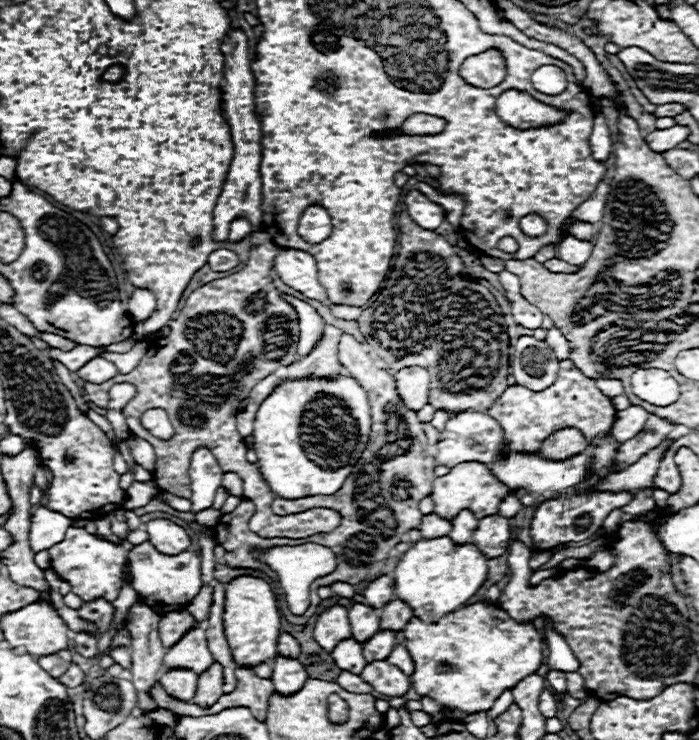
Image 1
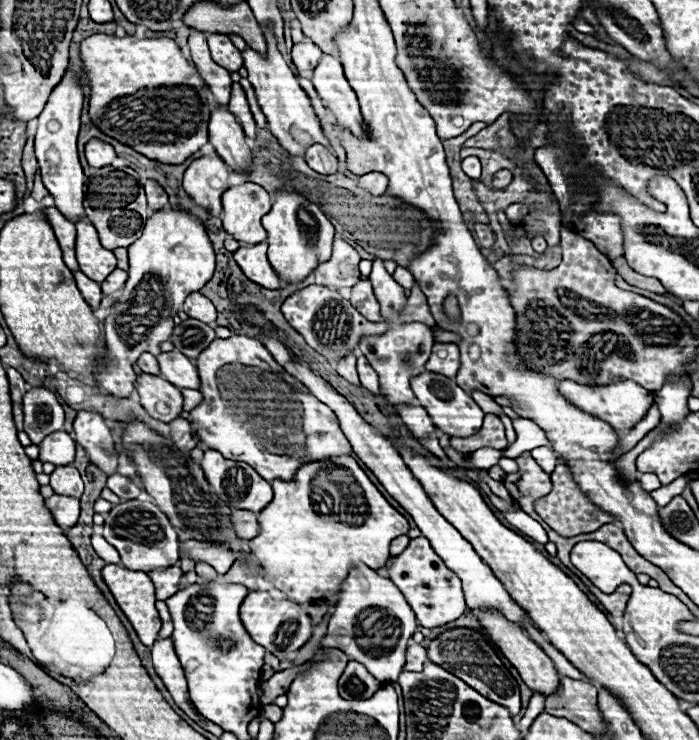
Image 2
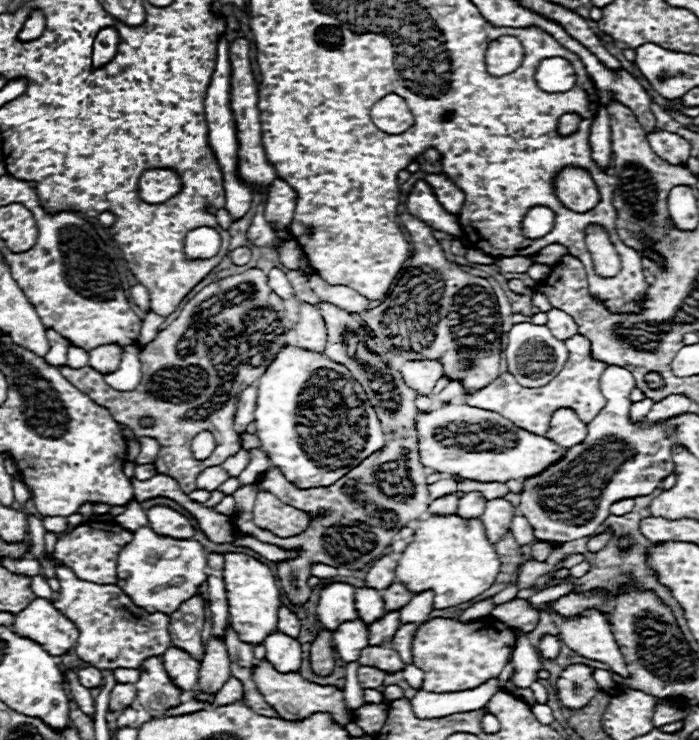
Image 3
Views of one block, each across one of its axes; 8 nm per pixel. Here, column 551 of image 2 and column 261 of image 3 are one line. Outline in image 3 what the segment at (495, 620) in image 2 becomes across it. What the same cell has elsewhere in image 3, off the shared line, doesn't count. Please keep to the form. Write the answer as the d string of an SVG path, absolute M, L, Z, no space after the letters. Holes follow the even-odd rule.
M266 658L260 660L258 666L254 666L252 678L256 682L258 692L264 696L264 700L268 704L272 704L276 708L278 716L284 718L284 720L304 720L304 718L308 718L316 712L328 712L328 714L334 714L334 718L340 724L352 722L352 716L346 714L346 704L344 704L342 690L338 690L338 688L308 684L298 672L278 672Z

